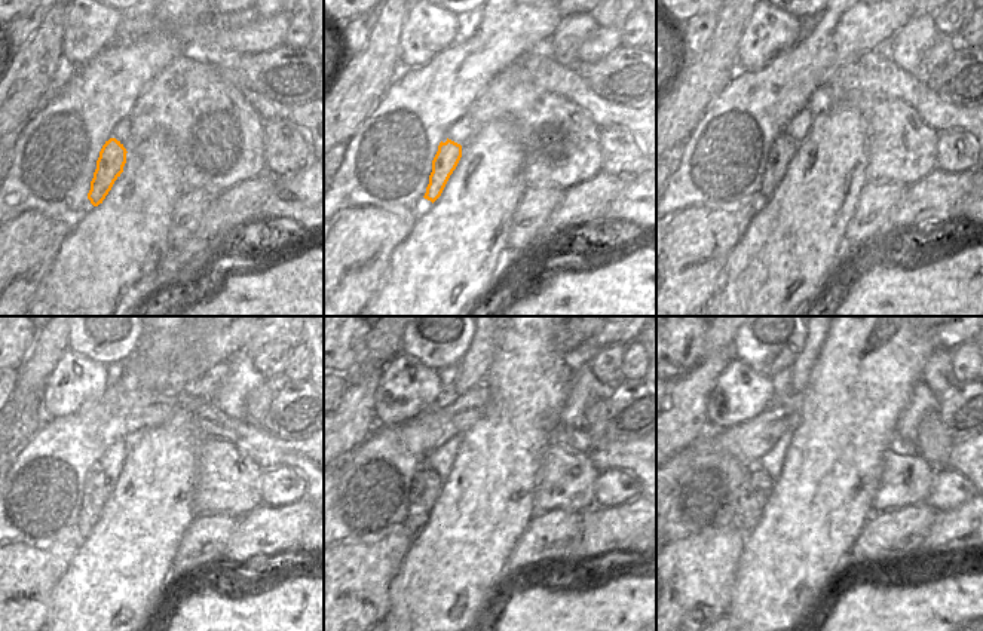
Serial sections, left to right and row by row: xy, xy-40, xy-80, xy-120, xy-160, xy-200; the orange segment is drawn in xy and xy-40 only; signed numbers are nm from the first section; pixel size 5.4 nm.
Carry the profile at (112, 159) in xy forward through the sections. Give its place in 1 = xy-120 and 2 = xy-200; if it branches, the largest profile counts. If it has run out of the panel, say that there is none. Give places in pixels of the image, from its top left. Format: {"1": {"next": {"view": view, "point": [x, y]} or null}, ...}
{"1": {"next": {"view": "xy-120", "point": [97, 487]}}, "2": {"next": {"view": "xy-200", "point": [753, 492]}}}

